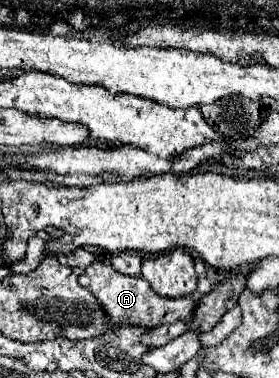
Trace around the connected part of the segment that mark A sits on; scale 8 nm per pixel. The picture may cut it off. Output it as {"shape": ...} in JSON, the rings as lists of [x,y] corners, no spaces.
{"shape":[[[93,262],[81,276],[79,276],[79,284],[87,290],[93,292],[93,296],[97,296],[97,300],[101,300],[109,320],[113,326],[123,326],[123,324],[143,324],[147,328],[157,328],[159,324],[171,324],[177,320],[189,320],[197,302],[195,298],[189,296],[179,296],[179,298],[167,298],[167,296],[159,296],[157,292],[151,290],[151,286],[147,284],[147,280],[143,278],[133,278],[133,276],[125,276],[119,274],[115,268],[103,264],[103,262]]]}

